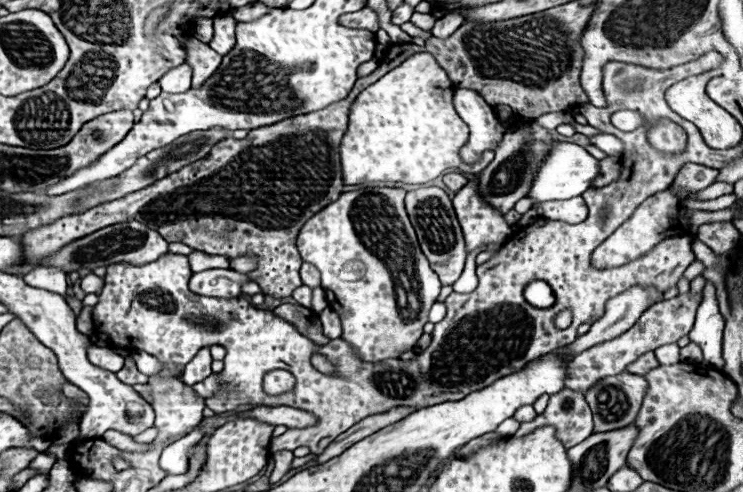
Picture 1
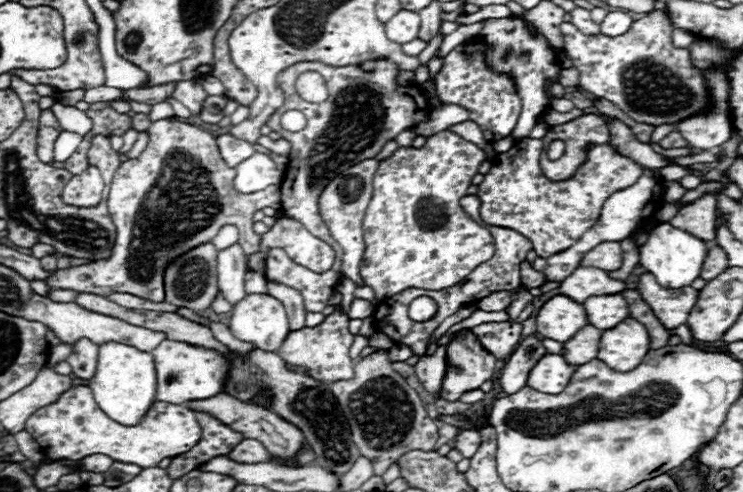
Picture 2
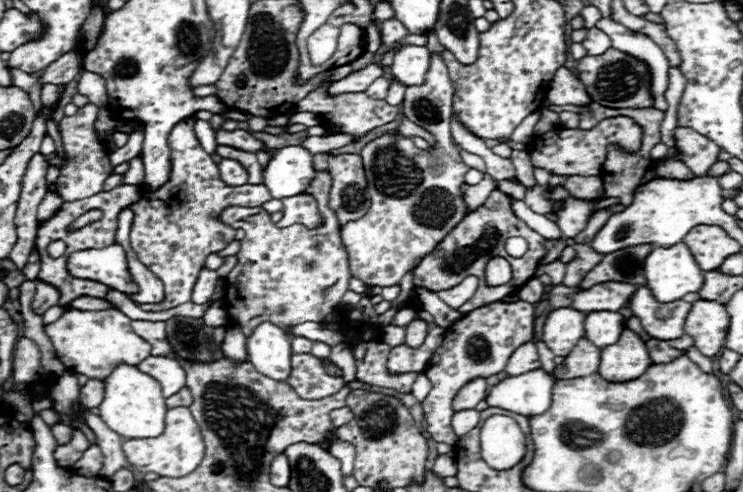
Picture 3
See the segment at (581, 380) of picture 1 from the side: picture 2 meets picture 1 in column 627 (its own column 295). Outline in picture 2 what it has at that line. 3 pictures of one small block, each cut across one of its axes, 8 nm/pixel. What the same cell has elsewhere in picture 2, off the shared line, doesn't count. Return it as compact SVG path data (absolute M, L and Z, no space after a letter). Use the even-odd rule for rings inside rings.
M336 306L334 314L326 316L326 320L320 326L290 332L290 336L286 336L278 354L282 356L282 360L286 364L306 368L308 376L314 380L320 380L320 382L350 380L350 378L354 378L354 360L350 358L348 350L352 346L354 334L348 332L348 320L350 318L346 314L340 314L340 308Z

